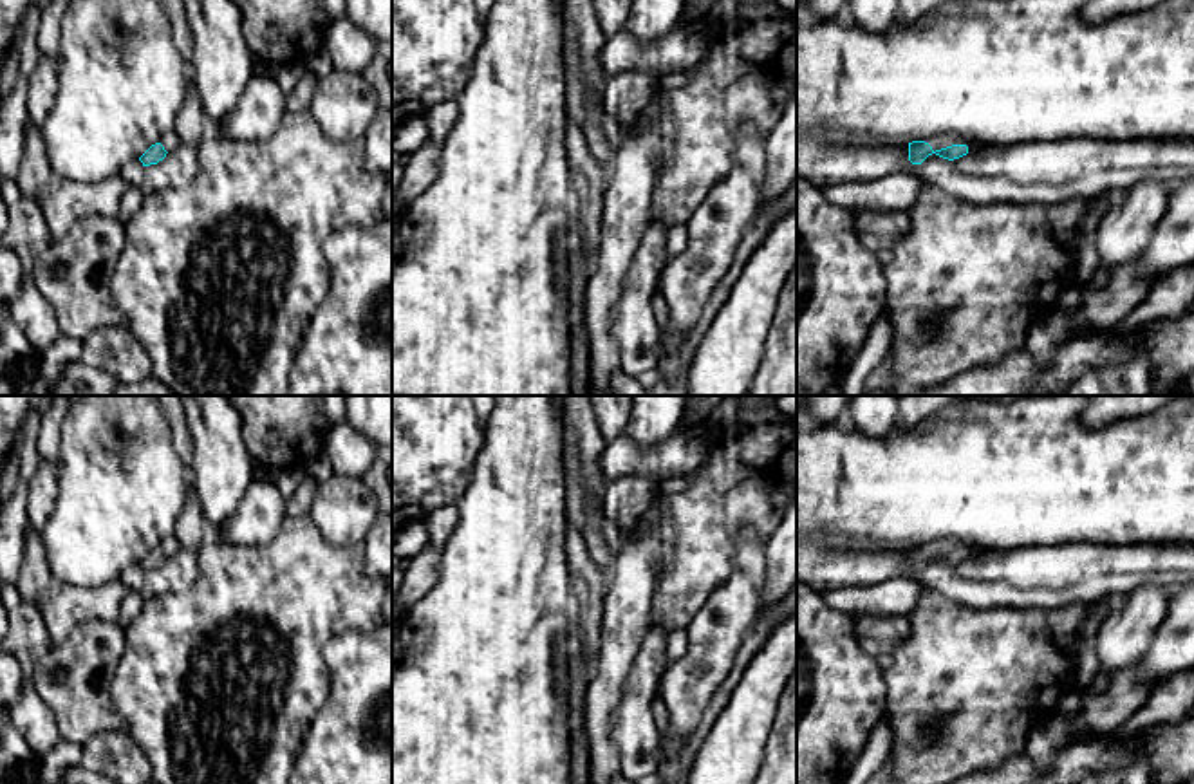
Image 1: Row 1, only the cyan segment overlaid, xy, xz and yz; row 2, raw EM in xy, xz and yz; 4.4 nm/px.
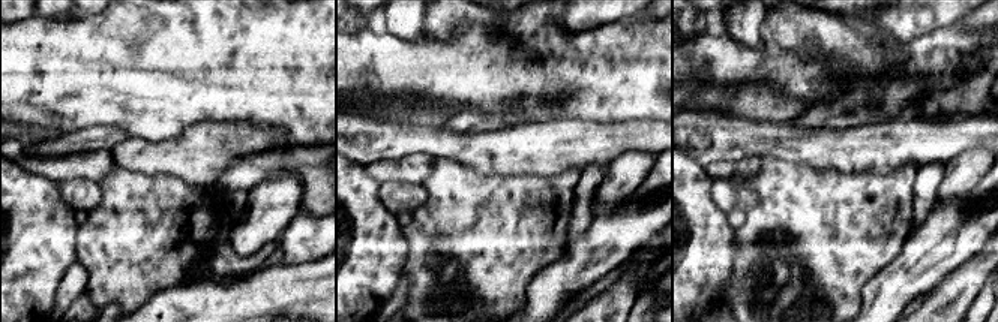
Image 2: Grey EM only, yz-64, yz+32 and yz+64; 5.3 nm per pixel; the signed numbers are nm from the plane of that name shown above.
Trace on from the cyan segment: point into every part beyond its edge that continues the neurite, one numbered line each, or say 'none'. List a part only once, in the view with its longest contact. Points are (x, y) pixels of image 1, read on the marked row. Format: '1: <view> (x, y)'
1: yz (945, 140)

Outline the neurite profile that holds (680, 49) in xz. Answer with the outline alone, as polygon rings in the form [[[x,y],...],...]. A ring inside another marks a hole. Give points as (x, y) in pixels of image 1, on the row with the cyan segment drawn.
[[[677,25],[652,45],[645,45],[627,31],[620,31],[607,38],[600,60],[611,74],[650,69],[663,78],[695,67],[701,54],[703,34]]]

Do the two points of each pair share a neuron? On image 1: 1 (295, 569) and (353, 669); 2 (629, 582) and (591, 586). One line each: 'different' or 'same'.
1: different
2: different

